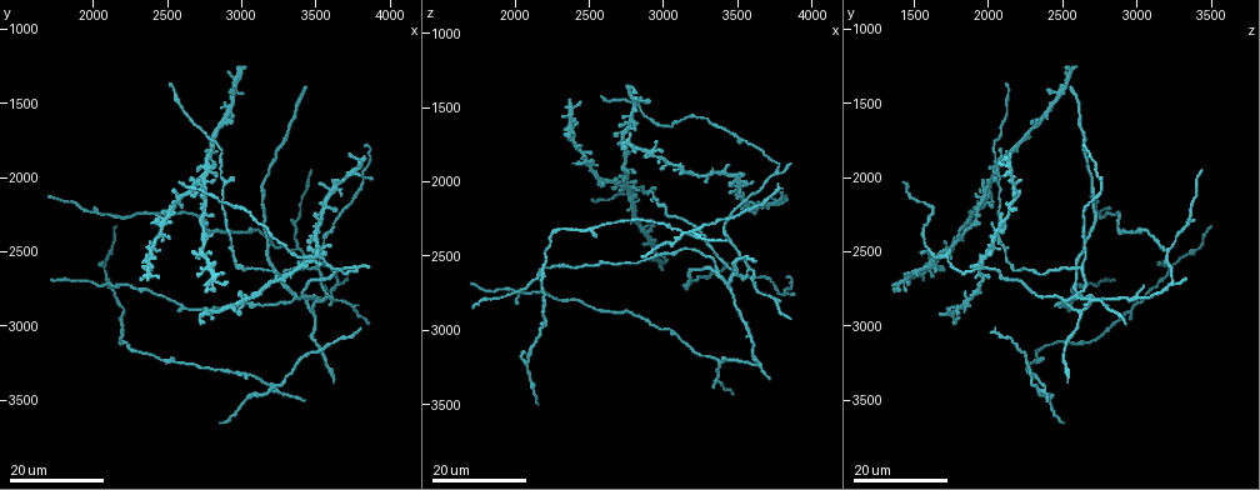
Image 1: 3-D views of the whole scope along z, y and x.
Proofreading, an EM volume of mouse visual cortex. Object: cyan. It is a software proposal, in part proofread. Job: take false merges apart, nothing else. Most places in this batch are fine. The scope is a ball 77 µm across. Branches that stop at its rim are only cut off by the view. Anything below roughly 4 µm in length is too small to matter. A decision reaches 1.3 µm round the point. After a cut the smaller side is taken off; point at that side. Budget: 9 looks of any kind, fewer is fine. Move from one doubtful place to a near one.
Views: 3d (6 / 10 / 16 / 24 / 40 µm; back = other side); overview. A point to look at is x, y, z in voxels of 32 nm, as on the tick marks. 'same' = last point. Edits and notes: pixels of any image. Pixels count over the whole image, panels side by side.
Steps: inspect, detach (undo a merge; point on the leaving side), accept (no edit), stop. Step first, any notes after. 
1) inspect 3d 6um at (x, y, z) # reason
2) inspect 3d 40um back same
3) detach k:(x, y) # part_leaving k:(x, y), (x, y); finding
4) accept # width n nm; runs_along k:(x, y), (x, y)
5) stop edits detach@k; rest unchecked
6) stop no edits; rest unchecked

inspect 3d 24um at (3340, 2800, 2620) # a fork

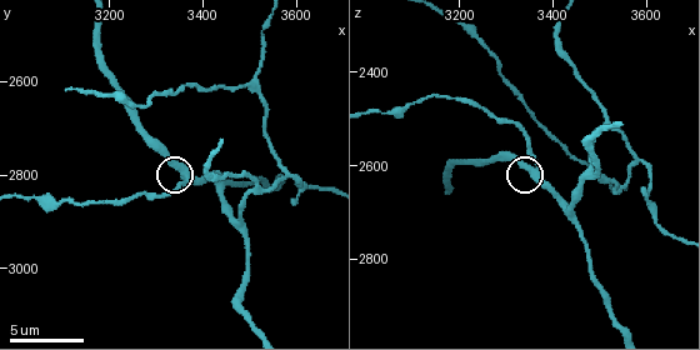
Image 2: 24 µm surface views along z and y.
inspect 3d 10um at (3360, 2800, 2605)

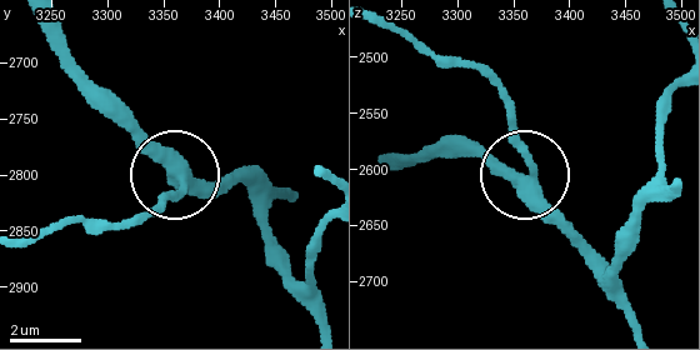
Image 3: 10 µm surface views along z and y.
accept # runs_along 3:(323, 325), (245, 184), (179, 178), (110, 113); continuous, no second cell

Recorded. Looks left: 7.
inspect 3d 10um at (3440, 2820, 2720) # side arm on a straight run

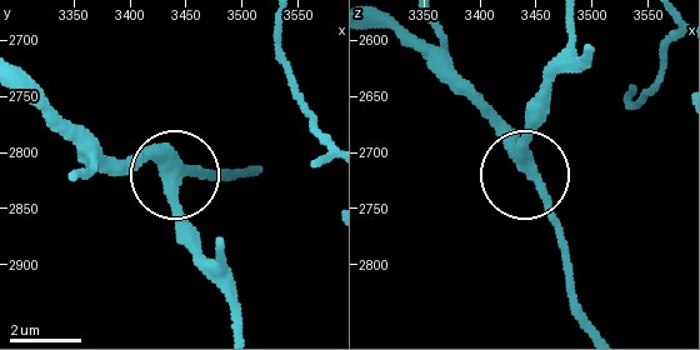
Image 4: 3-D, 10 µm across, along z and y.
inspect 3d 10um back at (3440, 2816, 2712)

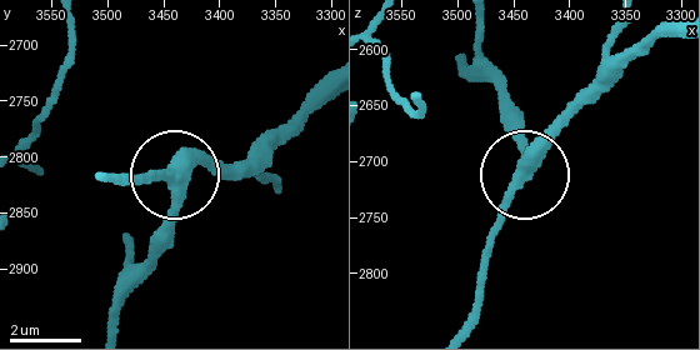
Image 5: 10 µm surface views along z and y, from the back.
accept # runs_along 5:(116, 325), (119, 289), (149, 253), (170, 175), (248, 164); continuous, no second cell

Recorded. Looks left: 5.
inspect 3d 16um at (3380, 2480, 3220) # arms part here

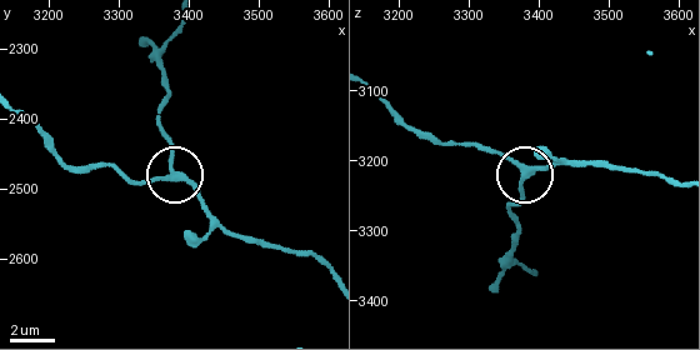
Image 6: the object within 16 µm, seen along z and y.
inspect 3d 10um at (3375, 2480, 3215)

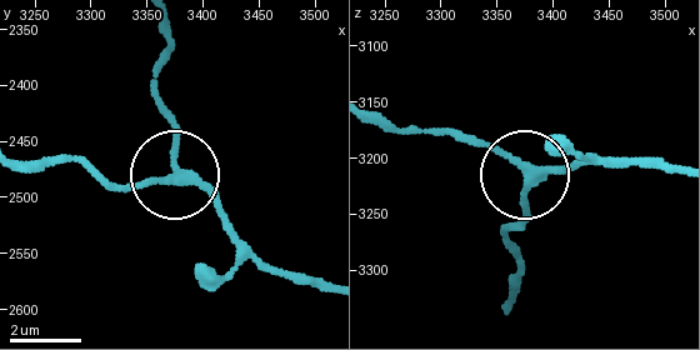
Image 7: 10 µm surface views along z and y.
inspect 3d 6um at (3376, 2484, 3214)

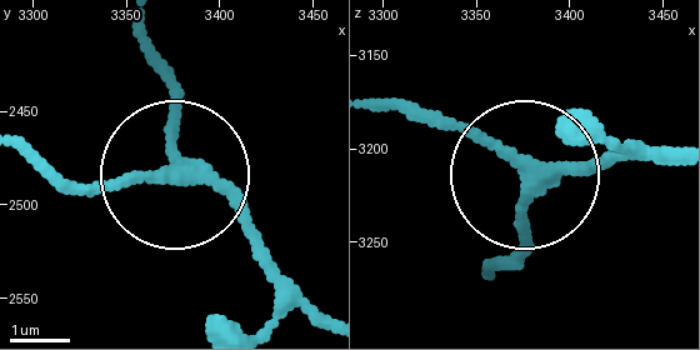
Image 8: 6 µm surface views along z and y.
accept # width 240 nm; runs_along 8:(666, 160), (576, 160), (523, 180), (518, 259); one cell here

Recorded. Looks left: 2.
inspect 3d 24um at (2880, 1960, 2080) # looks like a crossing

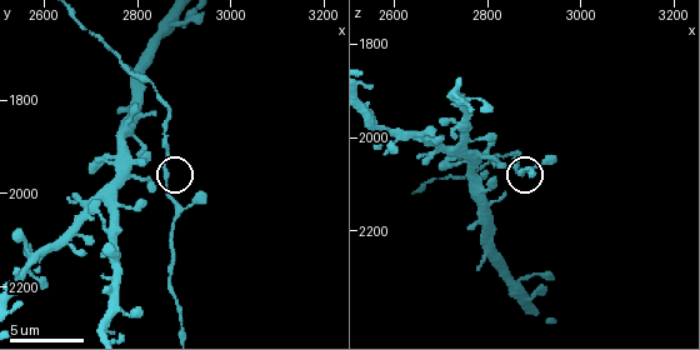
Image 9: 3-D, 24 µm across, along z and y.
inspect 3d 10um at (2865, 1965, 2065) # zoom in

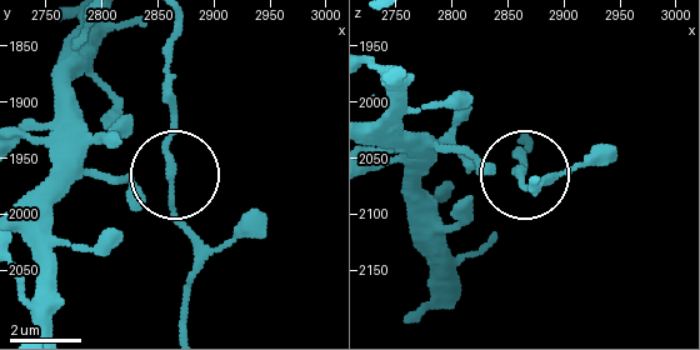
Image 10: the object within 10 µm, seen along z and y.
accept # width 150 nm; runs_along 10:(186, 328), (196, 239), (169, 194), (169, 63); all the same cell

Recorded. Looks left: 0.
stop no edits; rest unchecked

